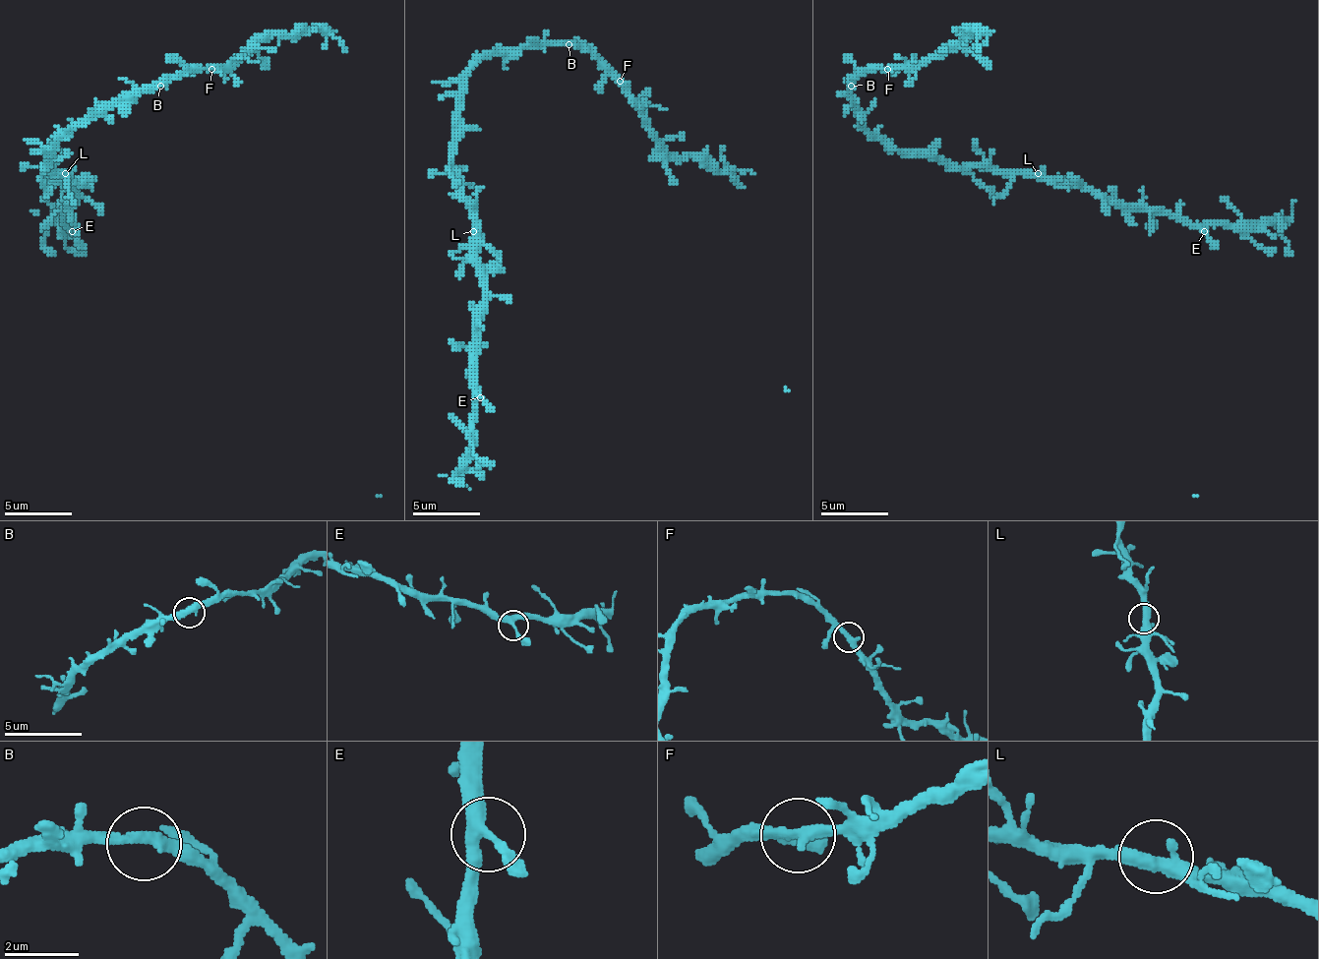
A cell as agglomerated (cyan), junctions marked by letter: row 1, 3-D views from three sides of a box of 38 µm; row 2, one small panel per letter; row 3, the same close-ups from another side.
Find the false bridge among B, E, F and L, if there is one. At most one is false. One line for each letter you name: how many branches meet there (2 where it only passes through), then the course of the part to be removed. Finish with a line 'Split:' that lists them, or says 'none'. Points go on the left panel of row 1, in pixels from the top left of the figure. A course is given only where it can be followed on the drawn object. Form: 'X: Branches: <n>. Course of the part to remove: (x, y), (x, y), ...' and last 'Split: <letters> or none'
Split: none

